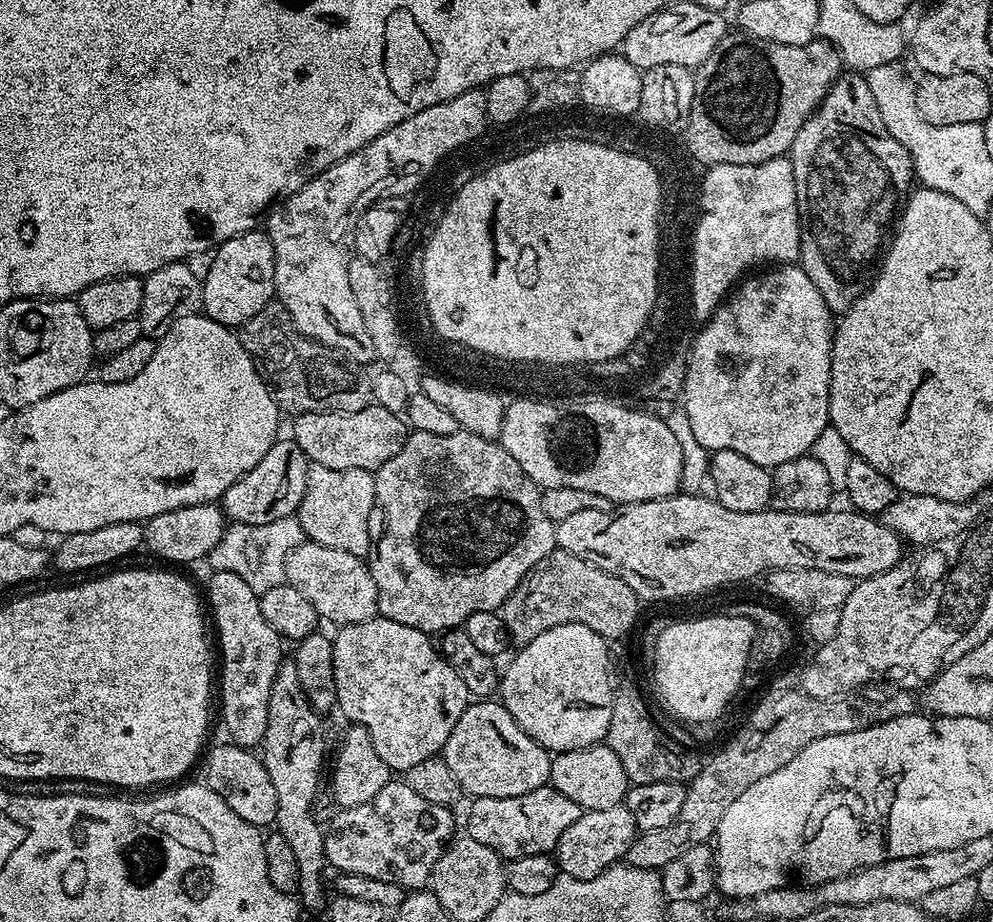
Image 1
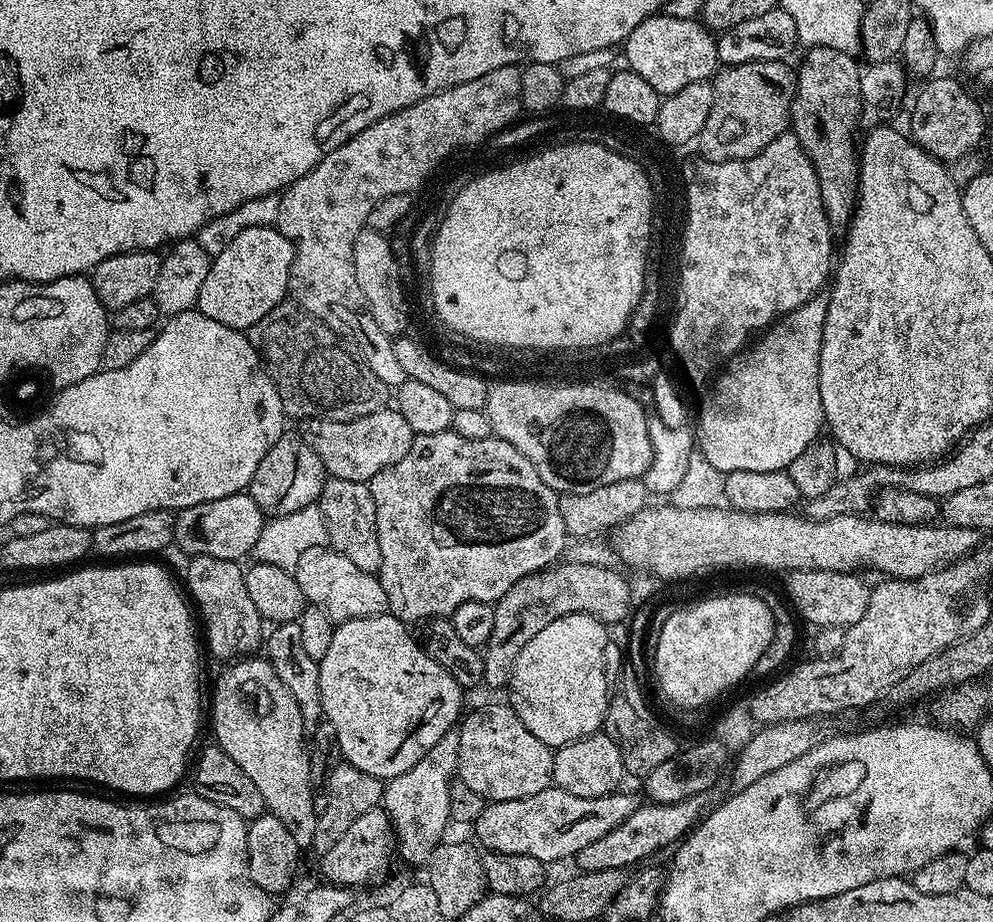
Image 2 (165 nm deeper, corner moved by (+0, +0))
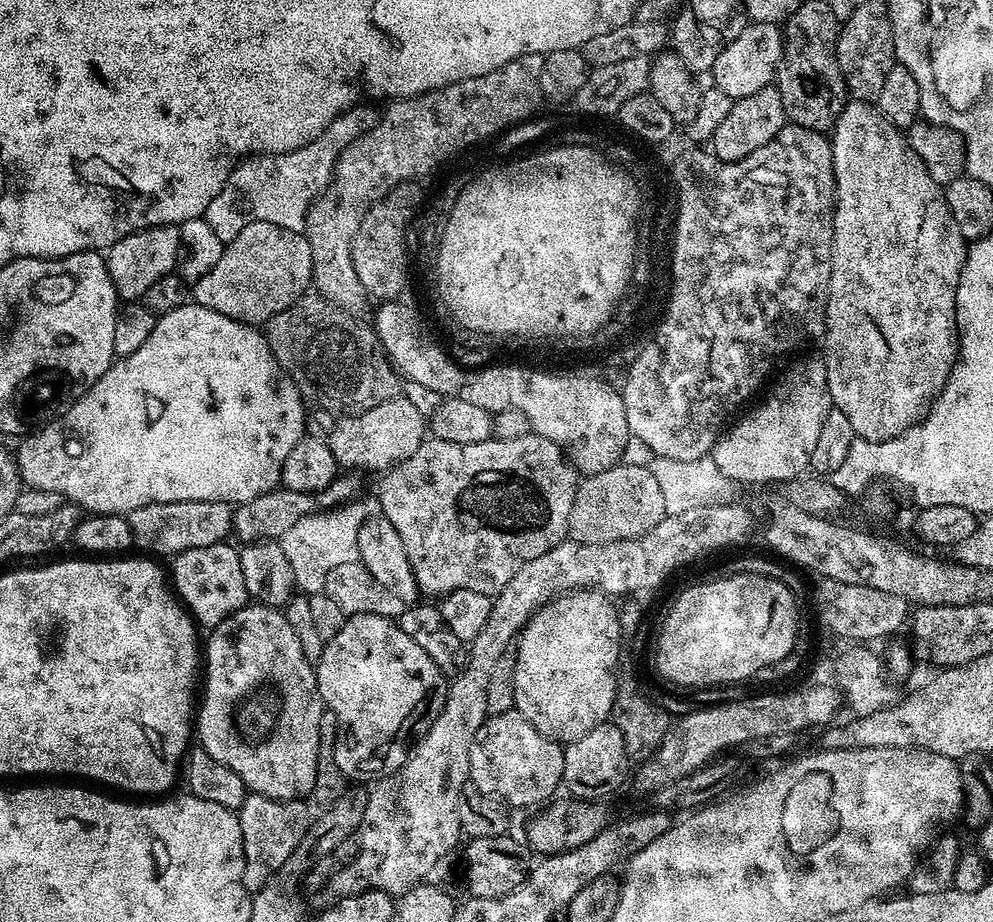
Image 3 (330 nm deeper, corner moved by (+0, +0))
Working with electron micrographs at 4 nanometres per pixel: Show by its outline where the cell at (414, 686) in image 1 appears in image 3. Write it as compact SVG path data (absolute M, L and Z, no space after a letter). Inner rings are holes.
M378 614L347 617L342 630L338 630L338 634L334 634L334 638L325 643L324 652L315 665L314 671L316 673L316 685L321 698L324 699L325 709L333 712L338 718L338 734L334 742L334 762L338 762L338 770L342 770L344 777L352 782L375 782L383 776L389 776L397 772L406 762L410 751L410 741L427 732L428 727L433 724L440 711L444 709L444 703L448 697L449 681L440 673L438 666L434 666L434 662L430 662L430 654L426 654L426 650L422 650L422 646L418 646L418 642L414 642L414 638L410 638L410 634L403 632L395 619L379 616Z

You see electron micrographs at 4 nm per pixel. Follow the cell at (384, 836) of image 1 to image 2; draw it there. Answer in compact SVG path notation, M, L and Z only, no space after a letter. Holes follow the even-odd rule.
M377 806L366 810L362 818L358 818L328 852L323 853L320 859L320 872L325 881L337 886L357 886L368 884L376 880L392 864L392 856L397 855L396 833L384 813L383 807Z

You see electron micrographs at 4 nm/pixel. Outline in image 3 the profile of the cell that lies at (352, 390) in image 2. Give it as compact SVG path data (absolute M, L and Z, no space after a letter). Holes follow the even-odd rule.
M305 294L286 310L268 319L266 335L279 369L300 391L305 405L313 404L333 417L357 416L390 398L402 388L402 380L375 331L359 324L355 315L337 308L319 294Z

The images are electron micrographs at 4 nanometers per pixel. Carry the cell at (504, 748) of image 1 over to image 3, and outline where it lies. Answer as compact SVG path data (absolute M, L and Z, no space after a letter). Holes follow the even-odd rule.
M497 712L489 715L478 734L474 734L474 742L470 746L468 779L474 787L482 790L482 794L491 796L493 800L501 801L505 805L513 804L516 808L535 809L551 801L559 793L556 791L561 791L564 779L564 749L557 741L534 730L534 726L530 726L530 722L526 722L520 712Z

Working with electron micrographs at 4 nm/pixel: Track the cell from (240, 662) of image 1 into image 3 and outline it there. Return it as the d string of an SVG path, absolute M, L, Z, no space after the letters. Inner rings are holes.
M228 542L198 546L194 550L180 552L171 564L170 580L174 591L197 625L205 624L205 629L211 630L249 603L239 551L235 547L232 549Z

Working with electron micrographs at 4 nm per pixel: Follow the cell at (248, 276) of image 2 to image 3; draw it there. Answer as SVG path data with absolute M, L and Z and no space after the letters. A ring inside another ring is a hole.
M250 222L238 238L225 243L218 266L196 283L194 300L218 314L226 314L226 318L264 326L275 312L286 310L286 306L305 295L311 284L310 242L303 232L274 226L274 222Z

